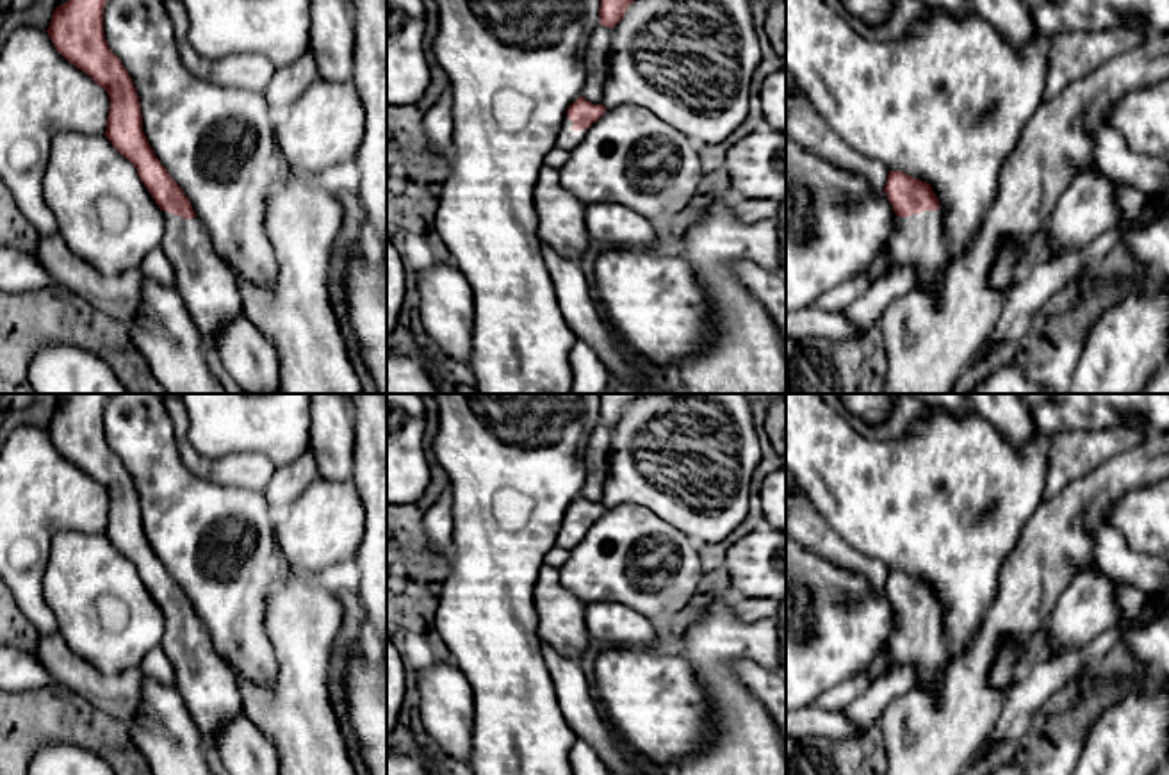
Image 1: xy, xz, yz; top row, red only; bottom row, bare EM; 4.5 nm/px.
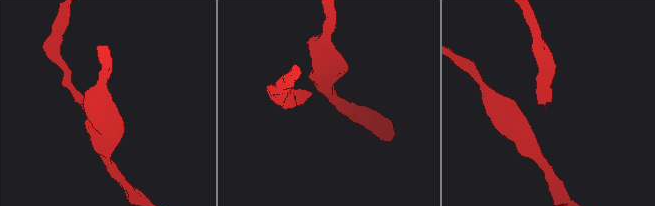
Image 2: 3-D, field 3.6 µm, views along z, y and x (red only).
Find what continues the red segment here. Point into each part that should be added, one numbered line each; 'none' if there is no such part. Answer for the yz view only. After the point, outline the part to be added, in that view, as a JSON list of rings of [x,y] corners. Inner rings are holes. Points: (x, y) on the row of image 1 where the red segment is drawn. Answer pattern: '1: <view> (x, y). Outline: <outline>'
1: yz (918, 239). Outline: [[[941,210],[896,216],[889,255],[893,262],[918,269],[916,287],[936,290],[948,262]]]

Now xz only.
1: xz (567, 139). Outline: [[[567,116],[558,130],[558,137],[556,137],[556,146],[563,151],[572,151],[584,137],[584,134],[588,132],[588,128],[584,130],[574,130],[572,128],[574,121],[570,121]]]

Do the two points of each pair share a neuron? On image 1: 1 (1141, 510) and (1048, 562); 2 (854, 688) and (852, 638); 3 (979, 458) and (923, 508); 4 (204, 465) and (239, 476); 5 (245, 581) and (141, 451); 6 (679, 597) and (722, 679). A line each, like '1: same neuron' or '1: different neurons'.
1: different neurons
2: different neurons
3: same neuron
4: same neuron
5: same neuron
6: different neurons

